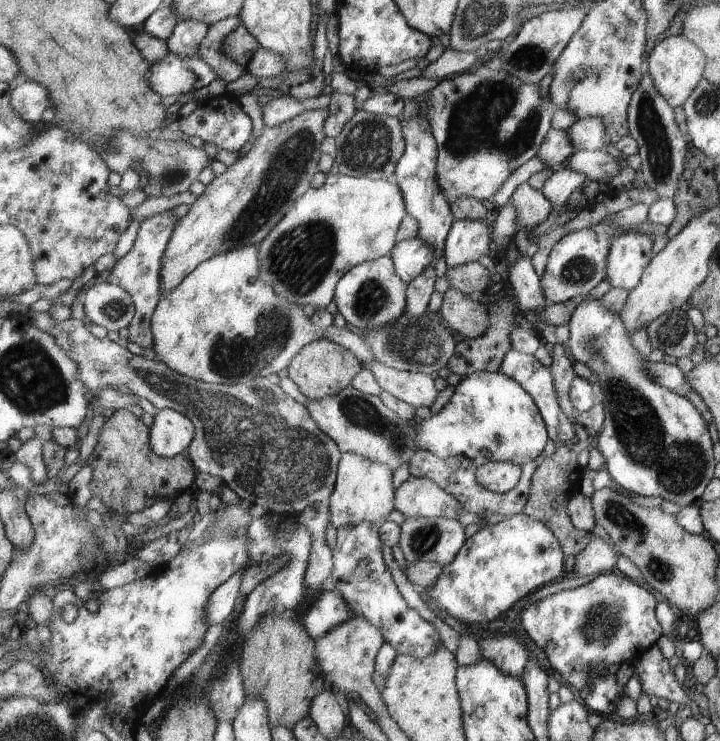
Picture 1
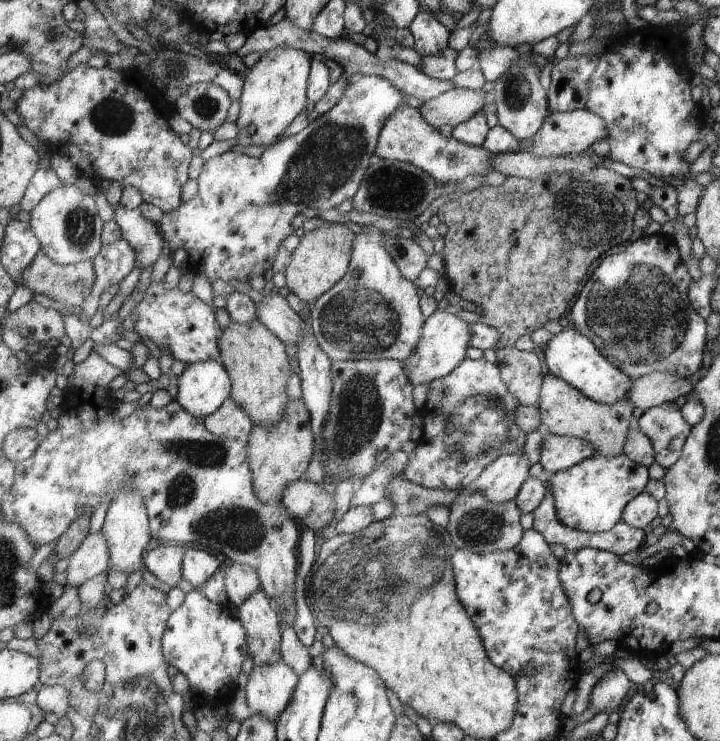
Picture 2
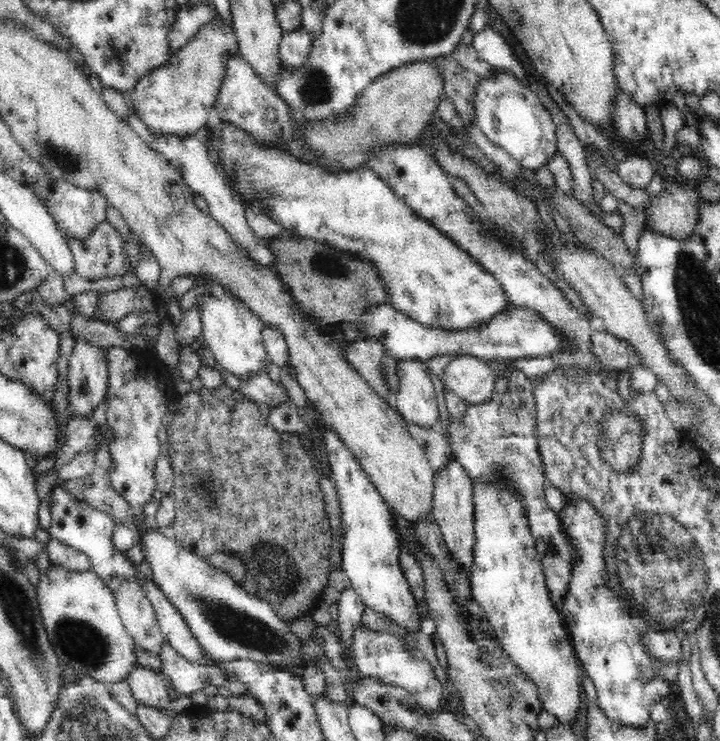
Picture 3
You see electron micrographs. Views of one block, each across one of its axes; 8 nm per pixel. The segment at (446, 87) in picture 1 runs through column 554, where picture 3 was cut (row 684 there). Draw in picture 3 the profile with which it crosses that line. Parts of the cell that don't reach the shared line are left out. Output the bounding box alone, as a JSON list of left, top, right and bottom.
[35,562,138,686]

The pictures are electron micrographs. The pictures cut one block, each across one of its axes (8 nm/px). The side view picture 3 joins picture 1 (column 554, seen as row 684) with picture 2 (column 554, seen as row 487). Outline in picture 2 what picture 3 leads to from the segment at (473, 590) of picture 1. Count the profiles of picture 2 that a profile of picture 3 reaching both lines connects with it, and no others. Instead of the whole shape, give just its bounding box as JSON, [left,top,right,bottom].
[548,453,649,533]

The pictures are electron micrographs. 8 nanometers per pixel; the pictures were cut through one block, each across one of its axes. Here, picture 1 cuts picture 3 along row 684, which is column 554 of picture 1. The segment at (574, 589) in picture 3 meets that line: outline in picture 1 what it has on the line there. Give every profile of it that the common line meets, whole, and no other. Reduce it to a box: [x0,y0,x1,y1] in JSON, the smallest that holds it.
[521,570,664,679]

